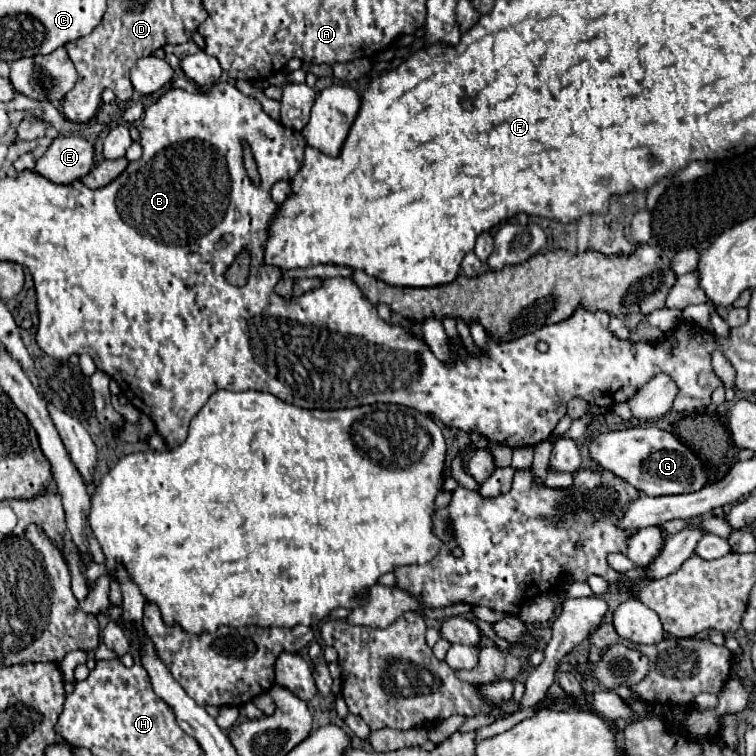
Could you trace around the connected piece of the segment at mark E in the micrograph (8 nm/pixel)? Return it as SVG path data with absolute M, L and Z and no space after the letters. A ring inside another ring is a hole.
M57 137L37 161L35 173L53 183L73 183L95 165L93 145L85 137Z

